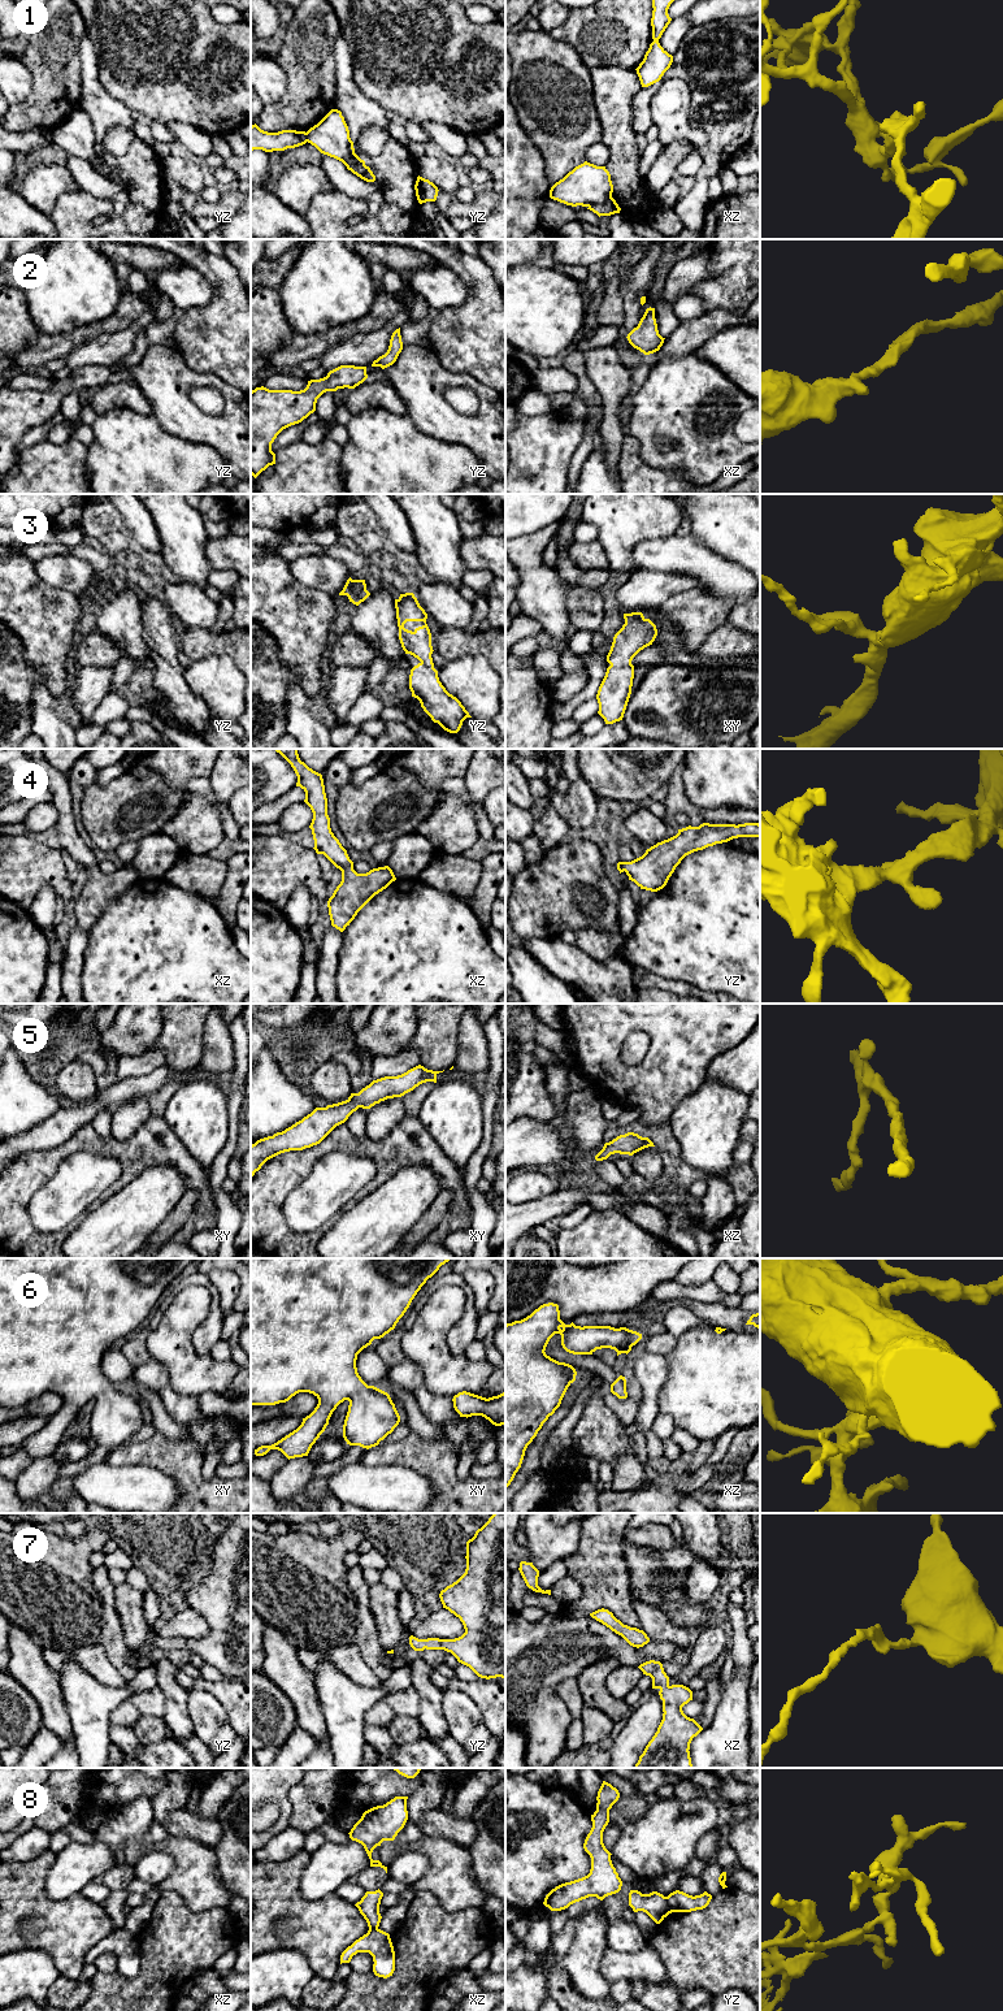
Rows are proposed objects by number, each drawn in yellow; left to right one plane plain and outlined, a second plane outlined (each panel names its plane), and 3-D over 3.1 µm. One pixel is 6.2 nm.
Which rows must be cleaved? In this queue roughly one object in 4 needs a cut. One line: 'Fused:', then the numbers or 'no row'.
Fused: 1, 8

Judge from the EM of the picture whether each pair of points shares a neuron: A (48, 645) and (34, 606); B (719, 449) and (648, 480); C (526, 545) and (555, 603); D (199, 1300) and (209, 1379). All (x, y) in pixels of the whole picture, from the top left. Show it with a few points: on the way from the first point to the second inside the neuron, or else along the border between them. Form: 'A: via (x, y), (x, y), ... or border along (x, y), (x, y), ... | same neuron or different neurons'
A: via (47, 636), (46, 620), (40, 615) | same neuron
B: border along (642, 459), (652, 467), (676, 469), (687, 480) | different neurons
C: via (528, 559), (532, 572), (542, 589) | same neuron
D: via (183, 1320), (183, 1353), (190, 1360) | same neuron

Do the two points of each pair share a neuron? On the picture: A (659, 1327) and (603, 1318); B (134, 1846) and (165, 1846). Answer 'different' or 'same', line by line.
A: same
B: different

